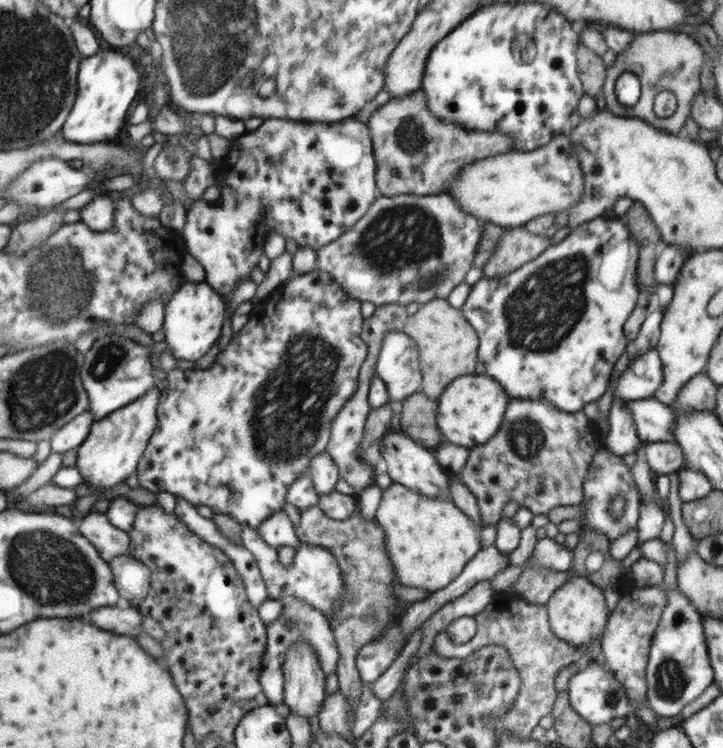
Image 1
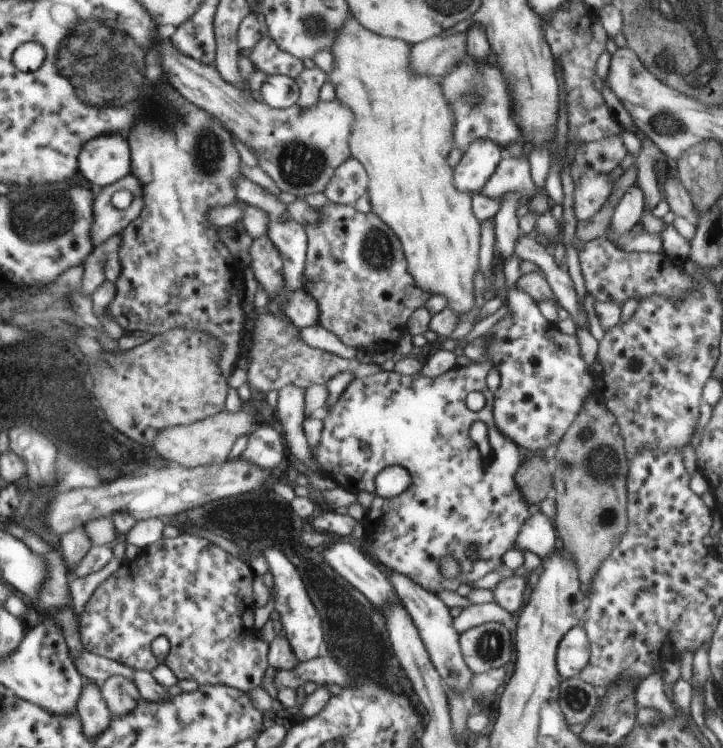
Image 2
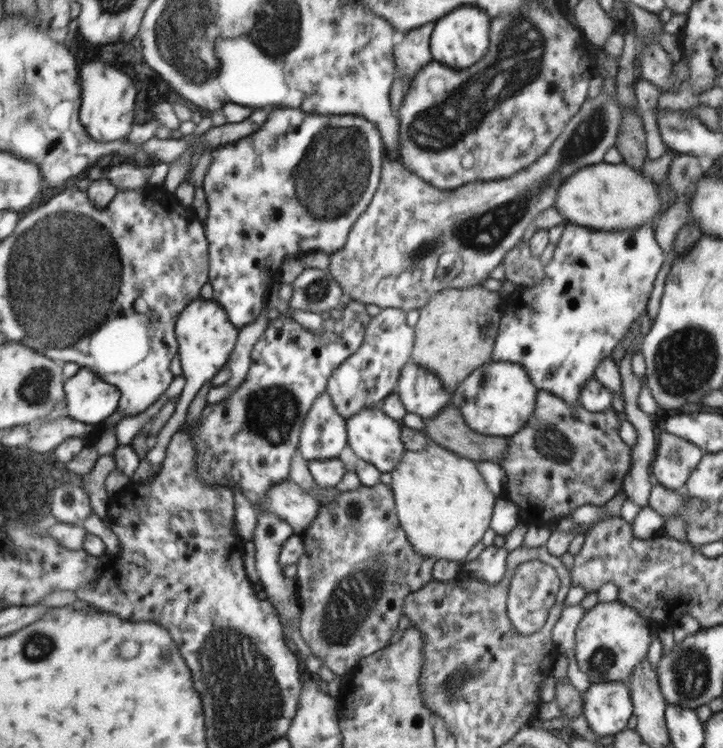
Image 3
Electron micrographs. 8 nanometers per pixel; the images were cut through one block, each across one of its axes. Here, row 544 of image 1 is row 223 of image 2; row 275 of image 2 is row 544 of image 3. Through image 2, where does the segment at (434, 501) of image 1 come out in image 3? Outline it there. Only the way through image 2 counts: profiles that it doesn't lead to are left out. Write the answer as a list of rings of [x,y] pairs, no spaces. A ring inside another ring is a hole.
[[[429,440],[423,450],[407,450],[390,478],[396,516],[417,554],[435,561],[463,561],[487,530],[494,508],[495,496],[477,470],[477,463],[457,457]]]

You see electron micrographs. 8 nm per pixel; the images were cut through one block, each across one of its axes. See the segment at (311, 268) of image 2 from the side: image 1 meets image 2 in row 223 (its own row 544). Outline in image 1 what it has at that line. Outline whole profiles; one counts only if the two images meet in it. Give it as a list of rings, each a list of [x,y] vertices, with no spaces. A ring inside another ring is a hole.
[[[358,495],[353,496],[356,508],[354,514],[344,520],[326,518],[318,509],[301,511],[300,520],[295,527],[299,542],[321,546],[335,557],[335,562],[341,571],[346,588],[341,594],[341,606],[331,614],[329,626],[337,647],[337,666],[335,674],[338,680],[338,692],[347,700],[346,726],[351,731],[355,718],[353,712],[359,705],[359,686],[361,681],[357,676],[356,655],[360,648],[372,642],[377,631],[384,630],[391,619],[397,618],[401,609],[406,609],[410,602],[405,602],[389,596],[389,583],[396,581],[396,569],[393,568],[392,558],[385,548],[385,532],[379,524],[365,521],[358,512]]]

